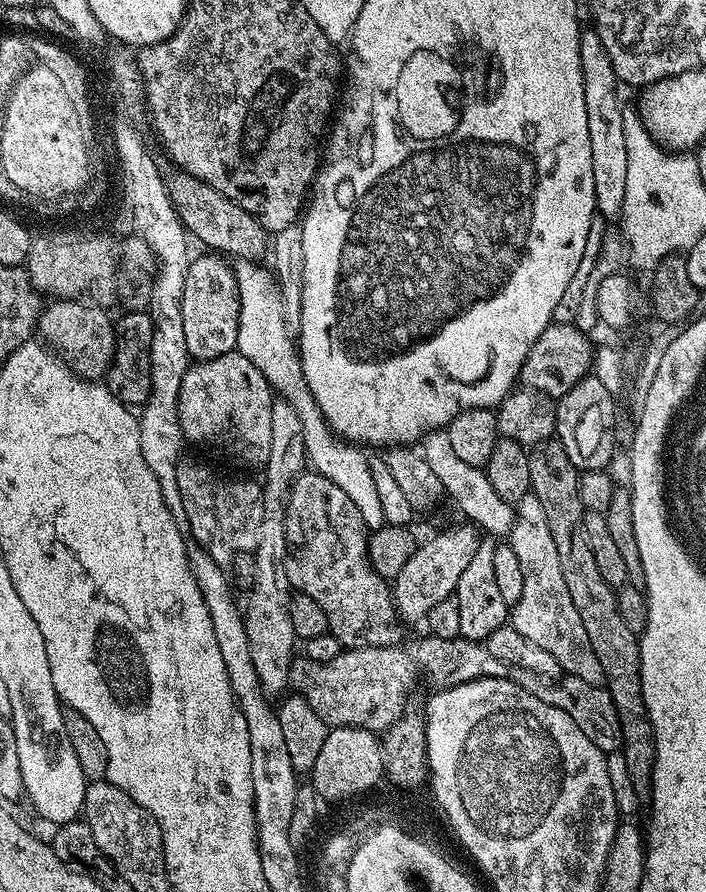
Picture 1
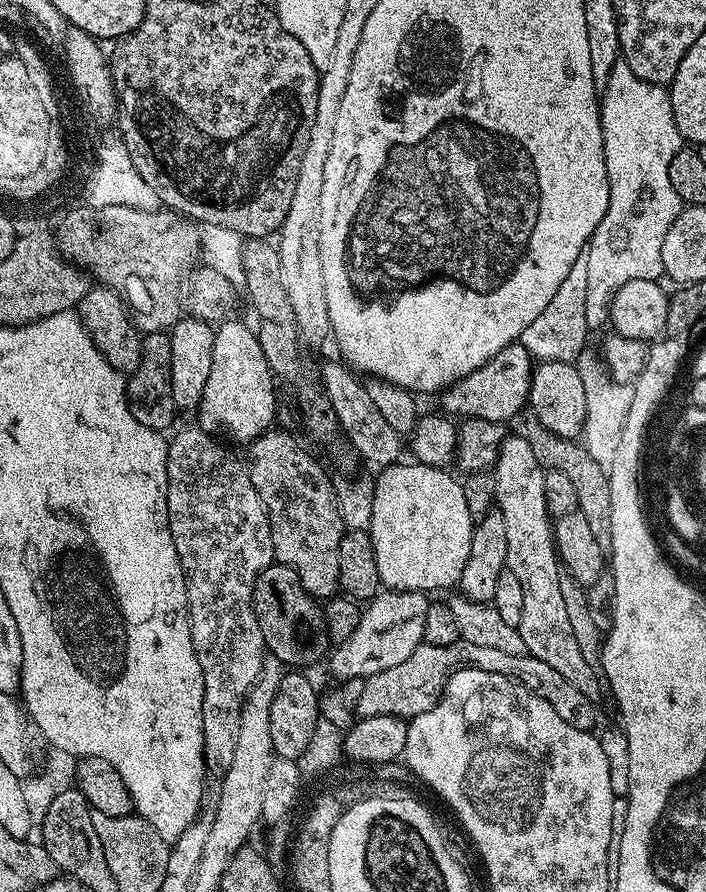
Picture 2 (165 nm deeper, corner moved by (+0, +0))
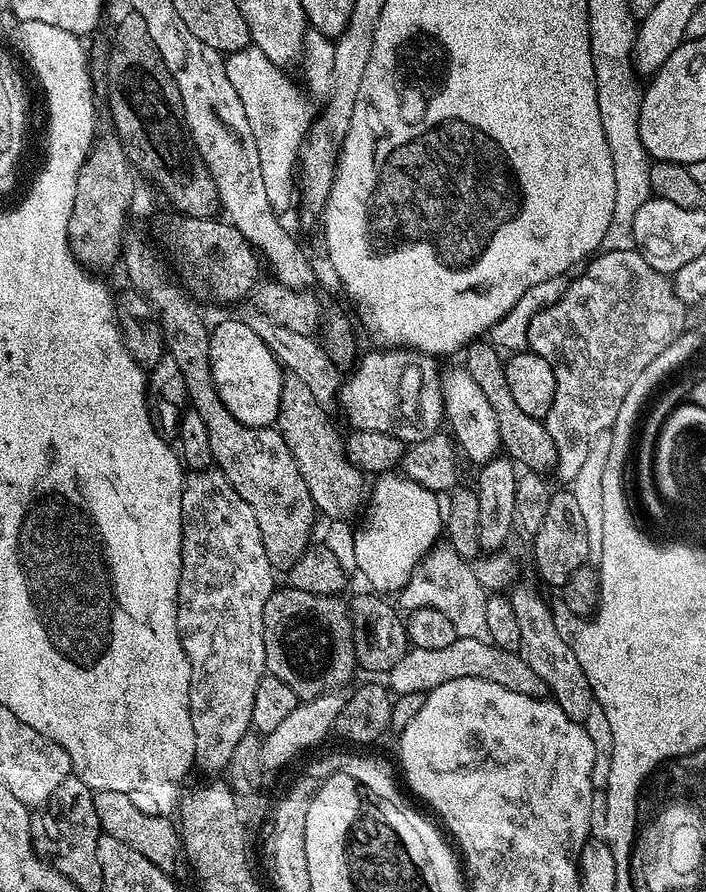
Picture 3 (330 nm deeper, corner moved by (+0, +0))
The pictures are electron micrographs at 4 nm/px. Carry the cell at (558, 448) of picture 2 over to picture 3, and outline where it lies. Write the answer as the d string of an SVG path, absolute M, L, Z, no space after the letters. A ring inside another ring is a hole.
M486 340L473 341L465 349L464 355L466 355L465 371L468 371L474 378L474 382L478 383L486 398L489 399L490 406L494 409L498 420L501 447L508 458L527 471L542 474L546 472L546 469L548 471L553 469L557 460L553 439L550 438L549 432L539 417L530 416L519 410L514 394L507 385L504 360L497 347Z

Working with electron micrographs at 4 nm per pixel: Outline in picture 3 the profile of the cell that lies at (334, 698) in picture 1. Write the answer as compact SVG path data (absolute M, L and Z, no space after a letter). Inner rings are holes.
M457 638L442 650L422 650L409 647L408 652L386 674L386 684L396 696L415 691L433 692L442 682L454 682L454 678L486 678L486 682L498 682L514 694L526 694L541 698L549 695L548 687L534 674L520 652L503 652L496 644L478 638Z

